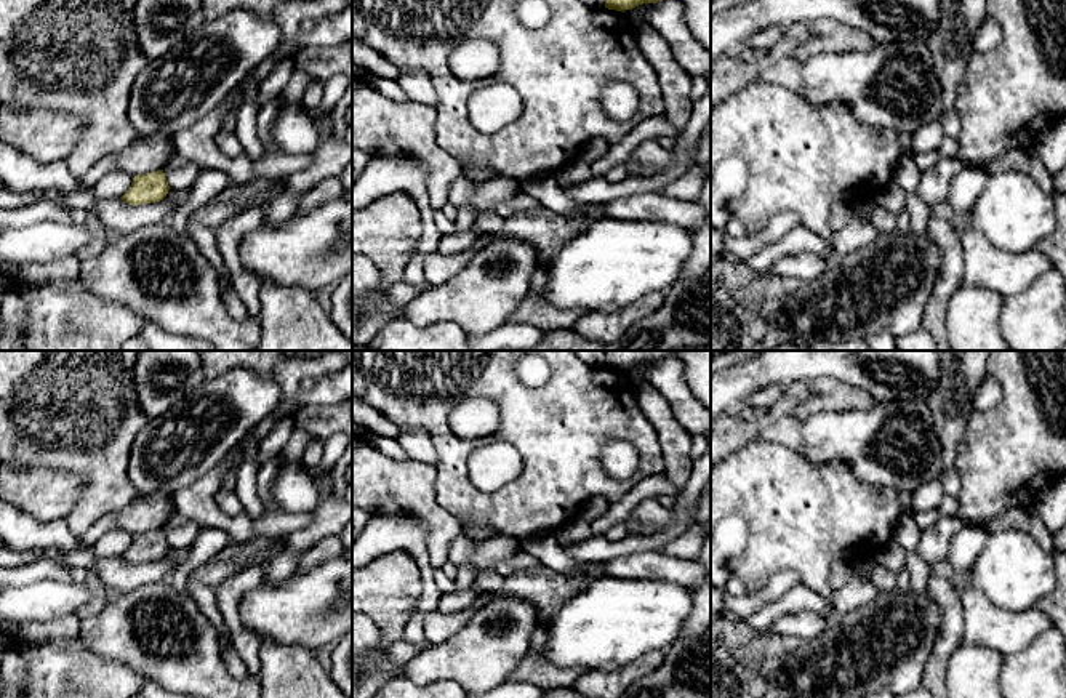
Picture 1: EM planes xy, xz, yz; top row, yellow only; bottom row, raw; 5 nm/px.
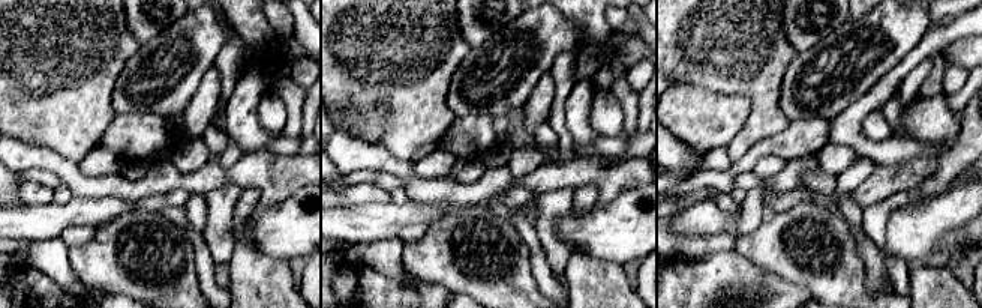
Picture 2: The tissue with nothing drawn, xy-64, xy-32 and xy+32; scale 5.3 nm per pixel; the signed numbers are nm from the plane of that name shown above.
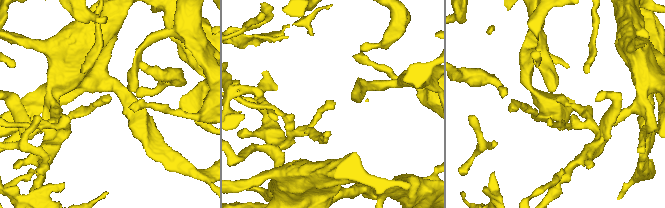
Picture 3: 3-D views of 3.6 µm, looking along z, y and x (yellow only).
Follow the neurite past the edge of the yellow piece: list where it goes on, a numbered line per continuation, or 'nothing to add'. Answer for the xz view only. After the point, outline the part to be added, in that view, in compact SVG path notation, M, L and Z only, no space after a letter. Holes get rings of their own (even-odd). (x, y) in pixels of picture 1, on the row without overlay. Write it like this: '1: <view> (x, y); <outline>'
nothing to add

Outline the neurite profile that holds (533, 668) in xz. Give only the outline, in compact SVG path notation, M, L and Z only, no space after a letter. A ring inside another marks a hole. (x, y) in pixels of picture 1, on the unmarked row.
M539 624L530 642L528 655L509 674L506 682L525 682L544 690L570 688L581 674L587 672L584 668L559 668L543 656L546 639L546 624Z

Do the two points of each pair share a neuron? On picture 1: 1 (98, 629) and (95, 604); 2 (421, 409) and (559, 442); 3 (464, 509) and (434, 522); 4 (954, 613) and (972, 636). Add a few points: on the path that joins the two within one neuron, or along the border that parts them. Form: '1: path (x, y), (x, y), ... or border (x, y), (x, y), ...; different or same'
1: border (108, 599), (98, 613), (80, 621); different
2: path (455, 386), (501, 386), (525, 410); same
3: border (436, 481), (436, 498), (460, 521); different
4: border (957, 594), (962, 604), (961, 644); different

